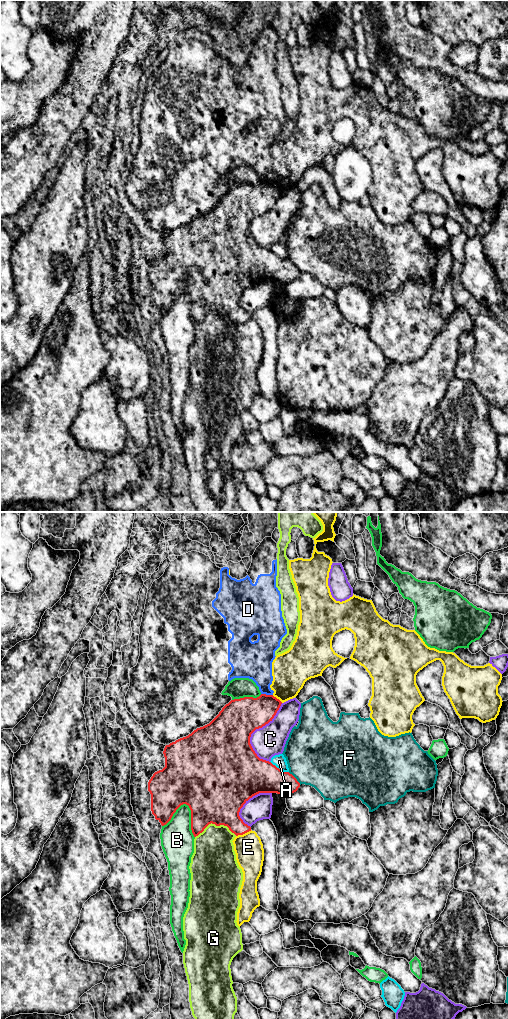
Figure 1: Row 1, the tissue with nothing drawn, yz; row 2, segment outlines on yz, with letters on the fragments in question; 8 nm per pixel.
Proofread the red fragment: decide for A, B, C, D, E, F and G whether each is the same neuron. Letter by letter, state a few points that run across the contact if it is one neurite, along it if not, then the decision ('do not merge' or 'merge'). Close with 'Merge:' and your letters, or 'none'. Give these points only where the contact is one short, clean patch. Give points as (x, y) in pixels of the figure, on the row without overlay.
A: do not merge
B: do not merge
C: do not merge
D: line yz (261, 181), (272, 183); do not merge
E: do not merge
F: do not merge
G: do not merge
Merge: none

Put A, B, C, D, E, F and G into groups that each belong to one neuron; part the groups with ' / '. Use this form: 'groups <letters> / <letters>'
groups A / B / C / D E / F / G

